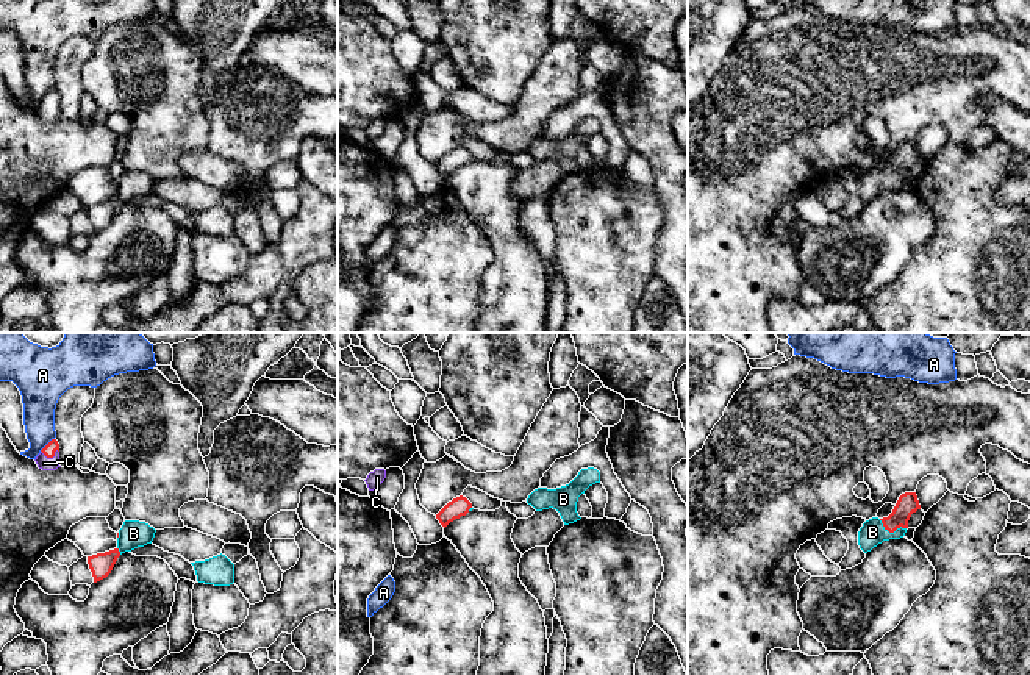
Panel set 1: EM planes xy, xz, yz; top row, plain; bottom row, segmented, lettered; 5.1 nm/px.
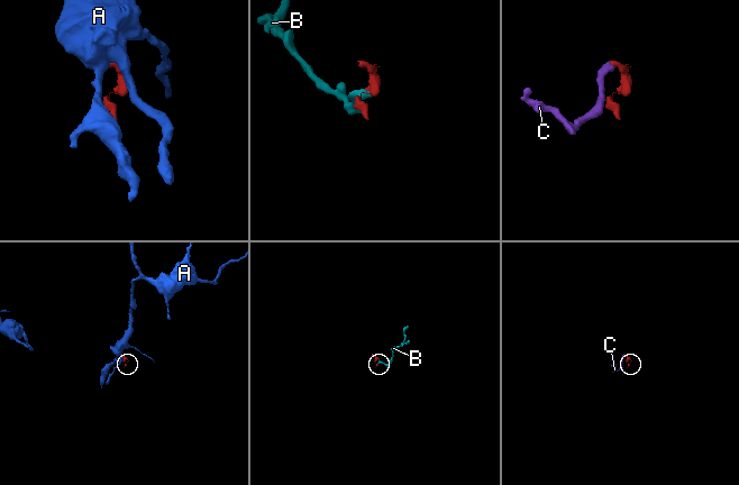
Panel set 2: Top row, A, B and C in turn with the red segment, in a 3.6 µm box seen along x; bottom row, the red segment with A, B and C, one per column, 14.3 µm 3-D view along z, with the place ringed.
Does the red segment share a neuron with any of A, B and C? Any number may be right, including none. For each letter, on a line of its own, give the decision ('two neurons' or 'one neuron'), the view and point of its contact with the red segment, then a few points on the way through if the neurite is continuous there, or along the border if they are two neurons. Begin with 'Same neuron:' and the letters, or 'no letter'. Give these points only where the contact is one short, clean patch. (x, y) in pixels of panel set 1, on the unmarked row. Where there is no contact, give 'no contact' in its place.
Same neuron: B, C
A: two neurons | xy (47, 94)
B: one neuron | yz (891, 182) | across yz (907, 153), (891, 182), (872, 182)
C: one neuron | xy (50, 107) | across xy (49, 100), (50, 107), (44, 113)

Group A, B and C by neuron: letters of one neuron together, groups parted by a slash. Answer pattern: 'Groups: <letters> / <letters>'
Groups: A / B C

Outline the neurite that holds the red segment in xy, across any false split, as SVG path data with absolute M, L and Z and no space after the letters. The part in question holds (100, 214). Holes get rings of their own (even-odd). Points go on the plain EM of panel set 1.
M125 170L117 183L117 197L114 200L88 206L94 233L111 223L117 208L122 203L152 194L155 183L156 180L145 172Z

